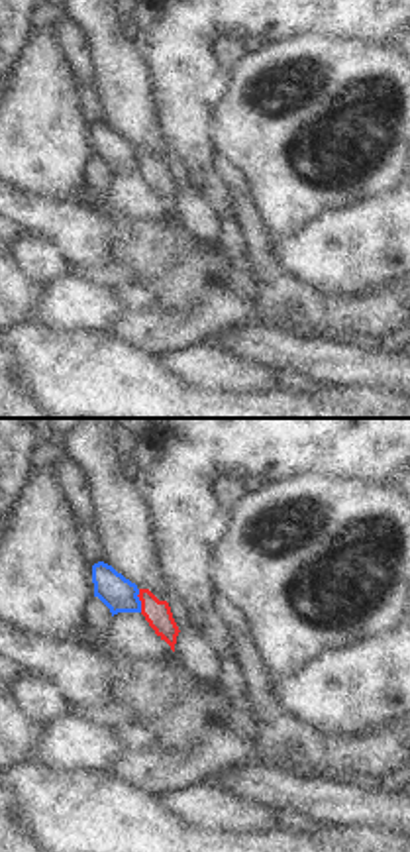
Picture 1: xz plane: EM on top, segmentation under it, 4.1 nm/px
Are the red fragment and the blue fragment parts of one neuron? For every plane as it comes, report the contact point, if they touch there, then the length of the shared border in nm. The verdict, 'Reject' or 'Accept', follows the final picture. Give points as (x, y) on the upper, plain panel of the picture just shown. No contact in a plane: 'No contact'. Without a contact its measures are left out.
Touches red at (140, 159). Shared border 100 nm

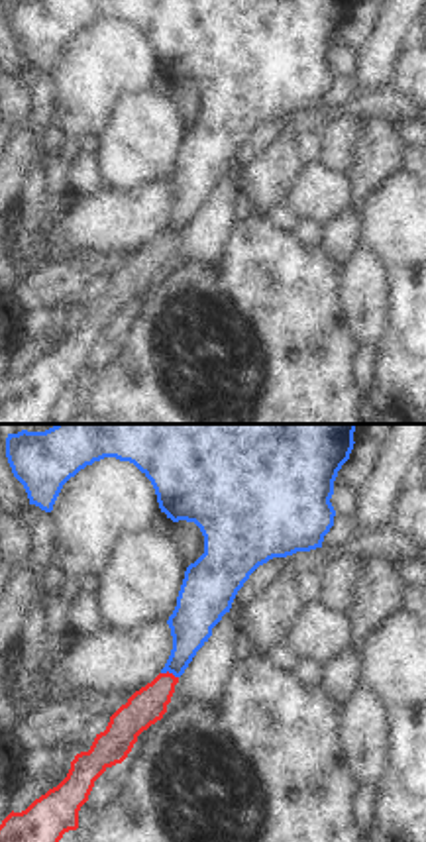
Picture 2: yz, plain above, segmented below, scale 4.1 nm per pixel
Touches red at (167, 232). Shared border 80 nm

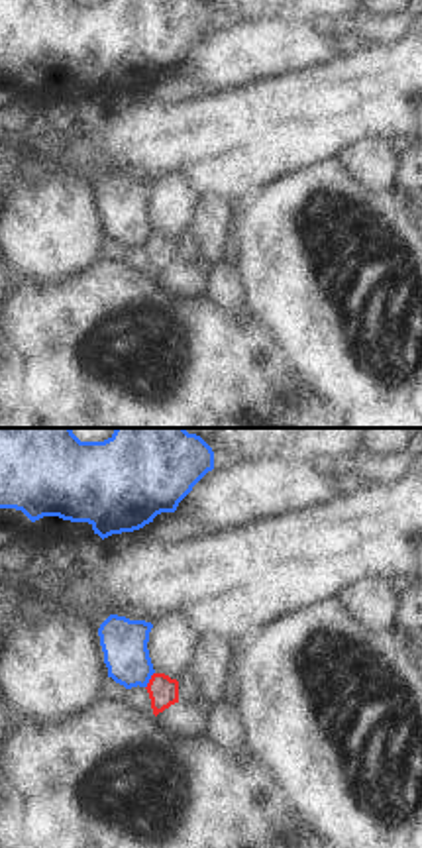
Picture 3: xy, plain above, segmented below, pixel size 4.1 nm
Touches red at (150, 240). Shared border 80 nm

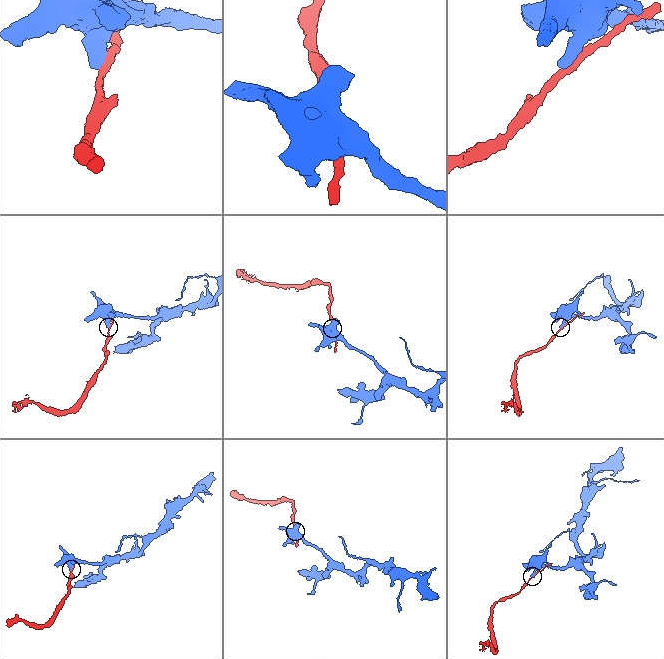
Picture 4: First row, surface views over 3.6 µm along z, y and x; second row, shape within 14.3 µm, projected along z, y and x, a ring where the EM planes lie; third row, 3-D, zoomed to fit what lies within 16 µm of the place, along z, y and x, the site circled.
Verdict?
Reject

